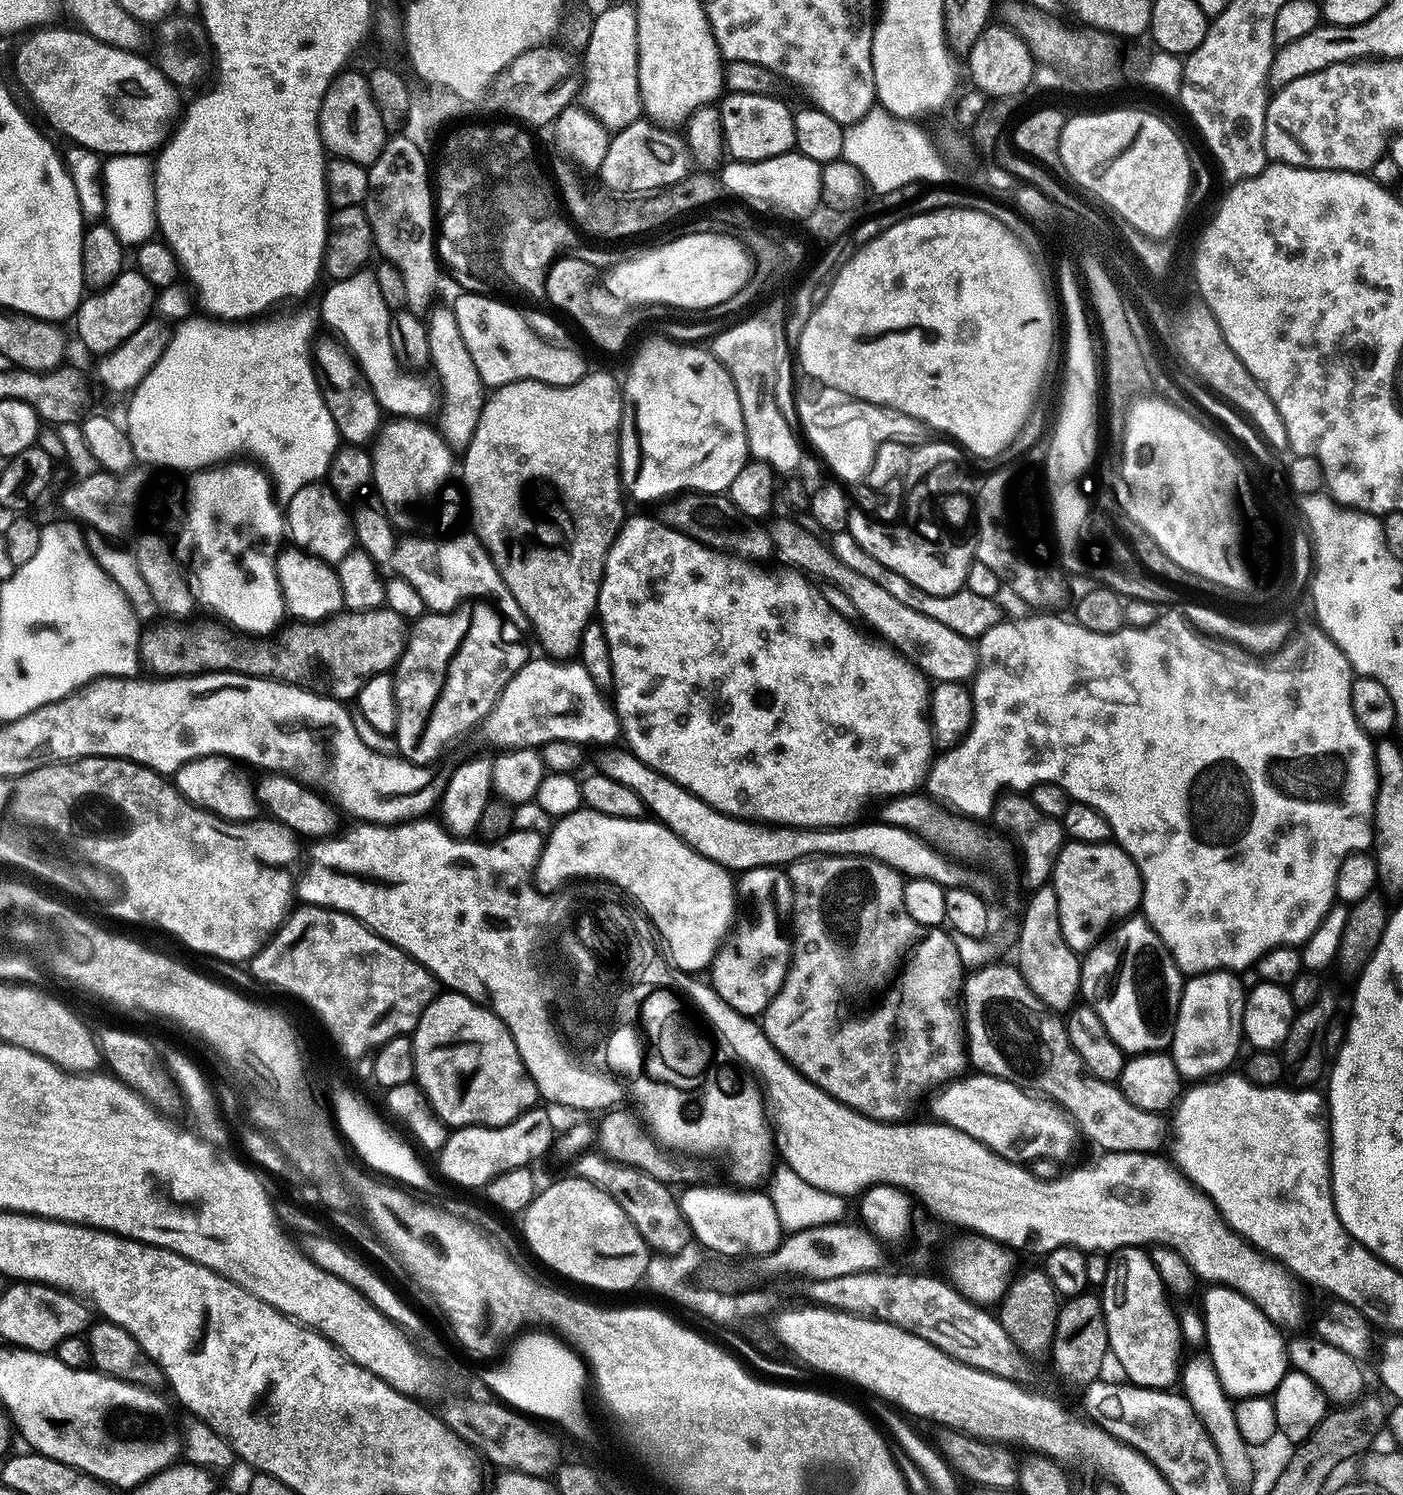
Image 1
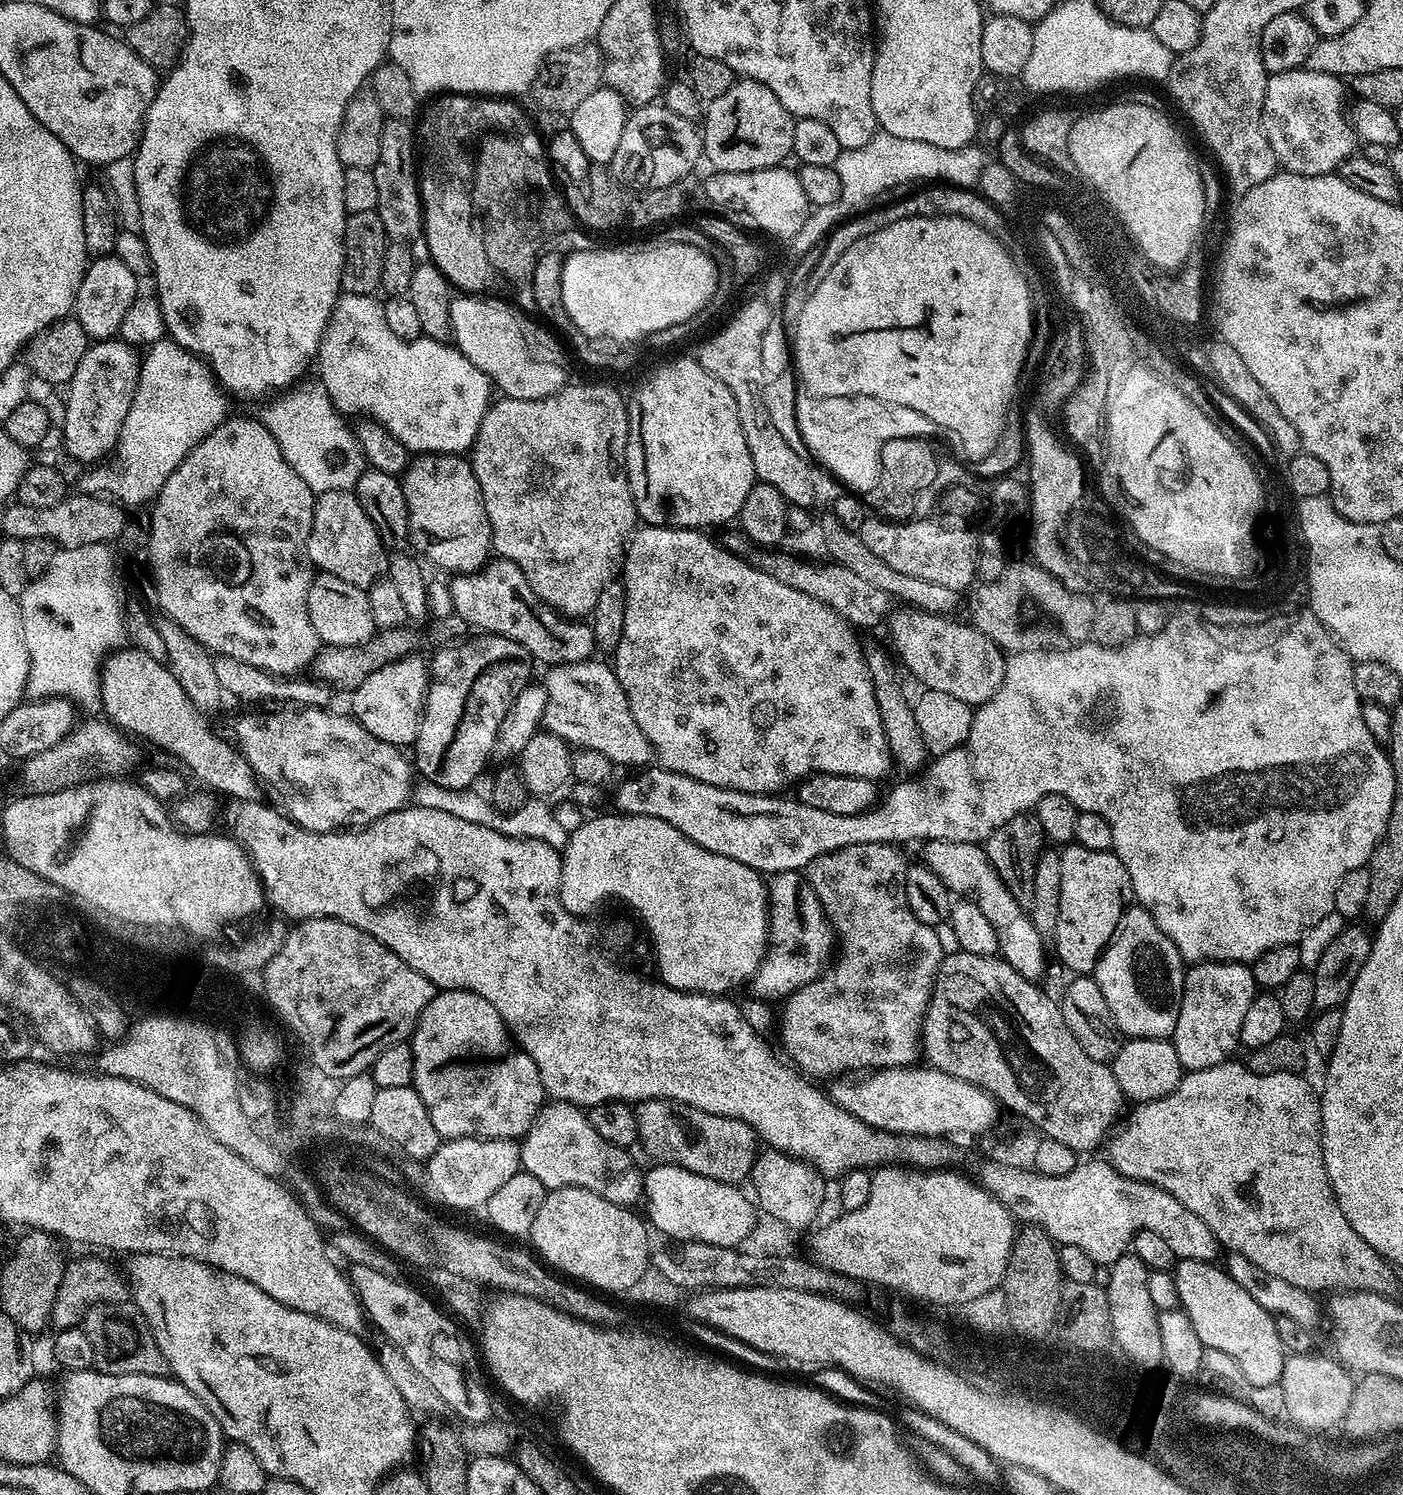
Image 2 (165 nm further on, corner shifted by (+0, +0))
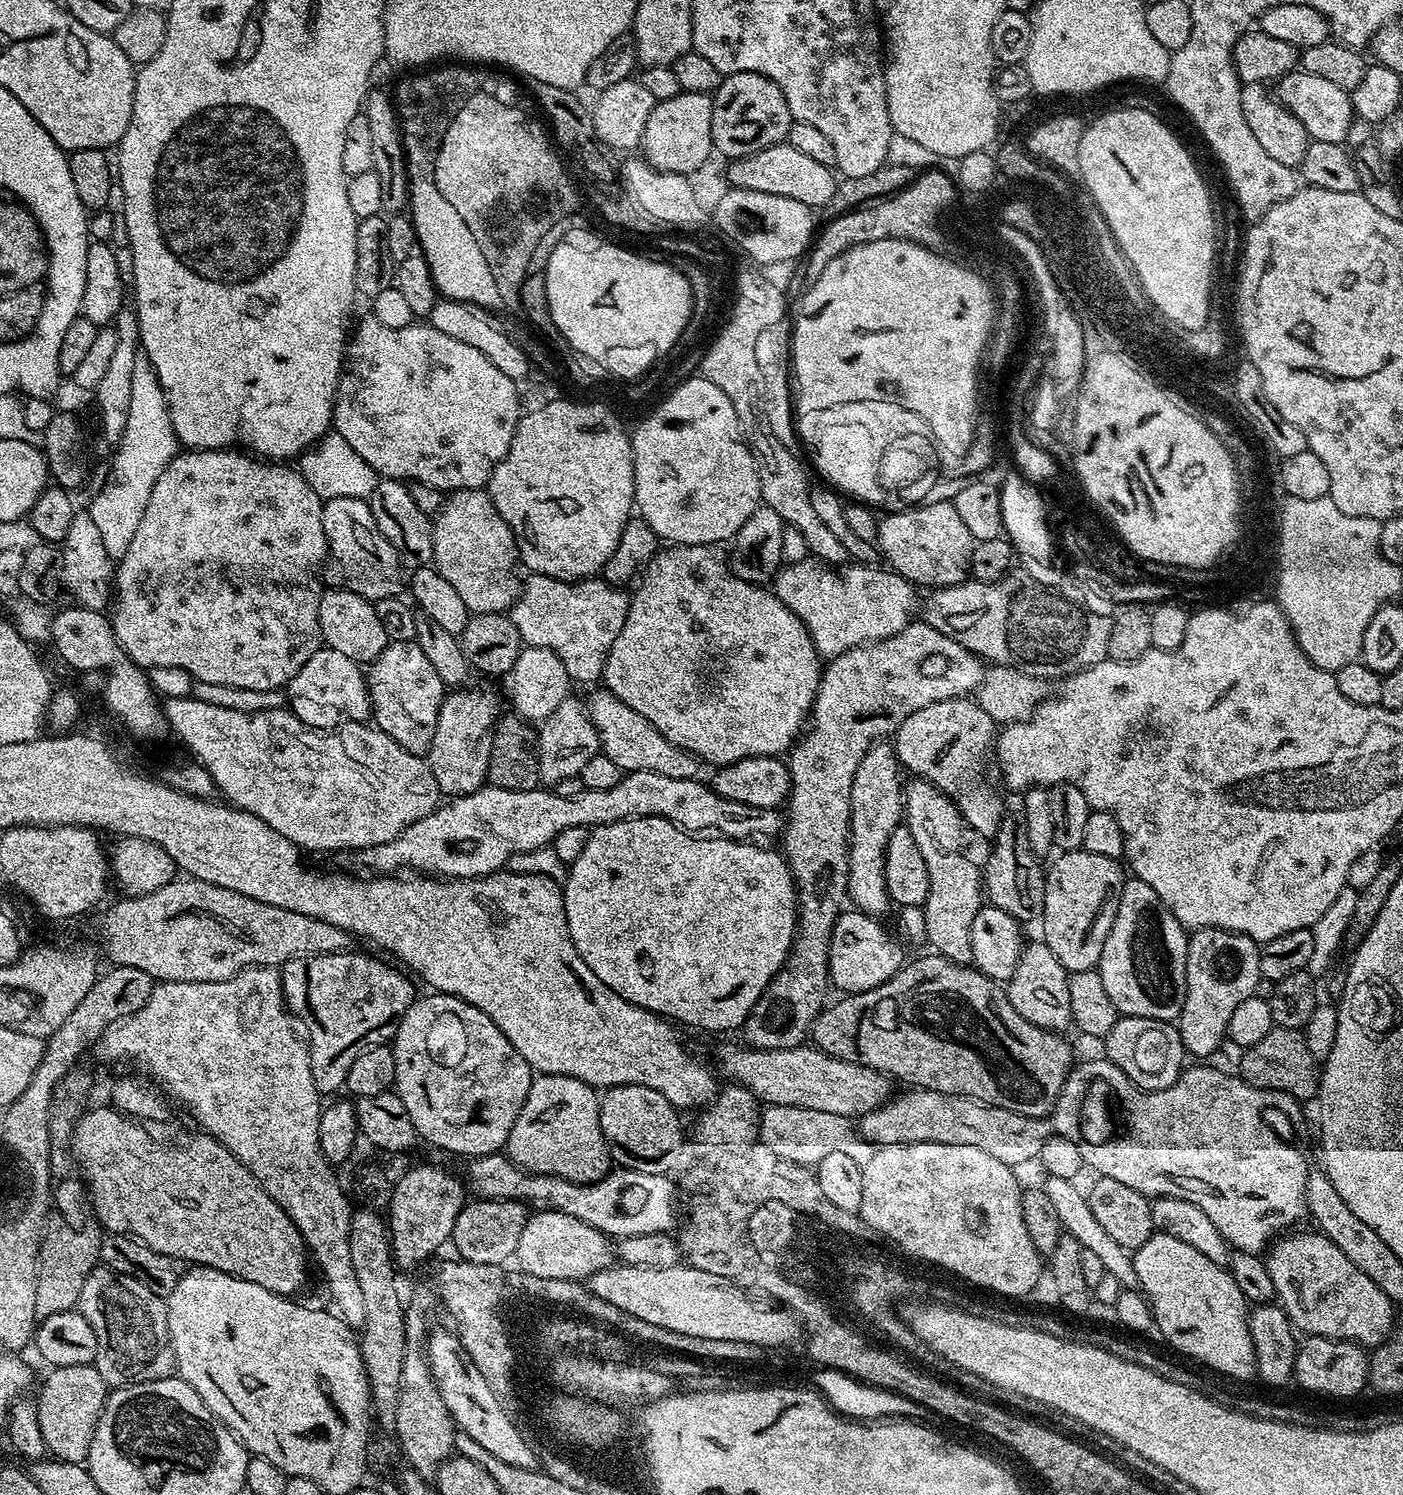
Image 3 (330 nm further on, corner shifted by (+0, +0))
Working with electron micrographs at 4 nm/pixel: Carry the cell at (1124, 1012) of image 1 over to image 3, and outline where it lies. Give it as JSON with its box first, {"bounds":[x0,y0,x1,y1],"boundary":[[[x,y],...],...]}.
{"bounds":[1098,878,1189,1021],"boundary":[[[1135,878],[1125,879],[1111,920],[1098,971],[1117,1013],[1120,1016],[1179,1021],[1186,998],[1189,933],[1161,902],[1158,894],[1154,894],[1146,882]]]}

